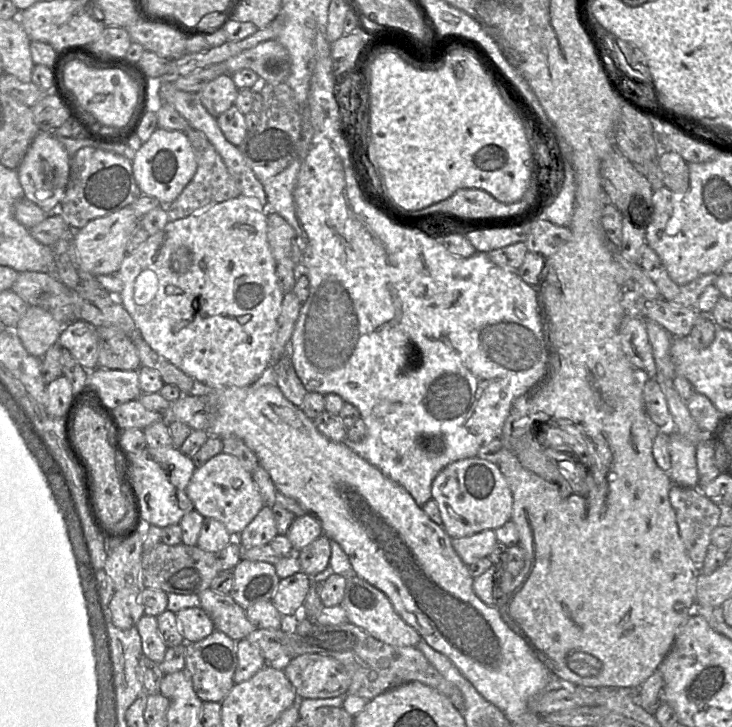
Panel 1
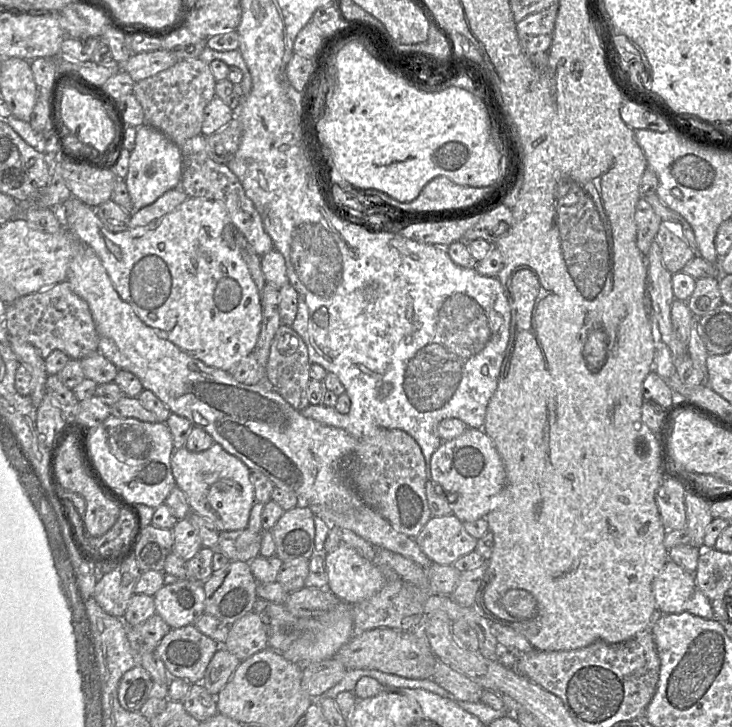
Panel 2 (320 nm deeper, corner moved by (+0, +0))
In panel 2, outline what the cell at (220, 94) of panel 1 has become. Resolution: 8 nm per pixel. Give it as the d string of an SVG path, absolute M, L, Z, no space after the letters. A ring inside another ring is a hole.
M199 58L179 60L172 67L136 82L133 94L142 106L145 124L160 130L181 147L188 139L202 133L204 109L216 97L216 82L208 63Z

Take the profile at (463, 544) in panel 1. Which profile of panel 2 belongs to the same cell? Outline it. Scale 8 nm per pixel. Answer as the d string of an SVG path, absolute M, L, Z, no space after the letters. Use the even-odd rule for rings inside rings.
M452 513L431 517L414 540L432 563L439 565L453 565L460 557L474 551L477 544L477 540L465 530L463 522Z

